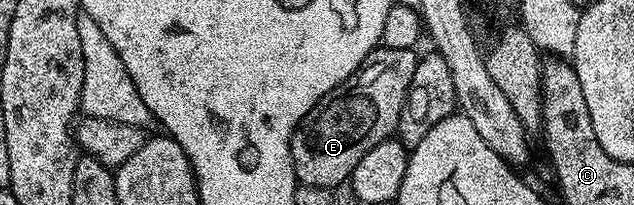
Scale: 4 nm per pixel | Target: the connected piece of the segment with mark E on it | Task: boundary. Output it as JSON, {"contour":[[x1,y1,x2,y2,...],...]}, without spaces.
{"contour":[[415,48,373,49,350,79,327,93,300,121,292,136,292,162,301,185,335,189,351,178,362,155,397,132,403,101,418,60]]}

